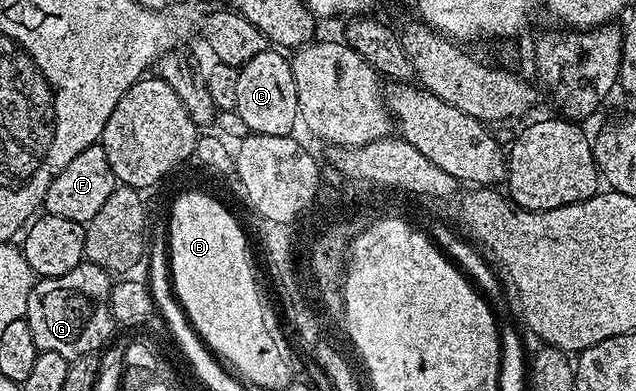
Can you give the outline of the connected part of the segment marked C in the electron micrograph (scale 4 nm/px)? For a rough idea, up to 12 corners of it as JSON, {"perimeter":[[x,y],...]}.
{"perimeter":[[276,48],[239,67],[235,112],[262,136],[298,126],[291,61]]}

